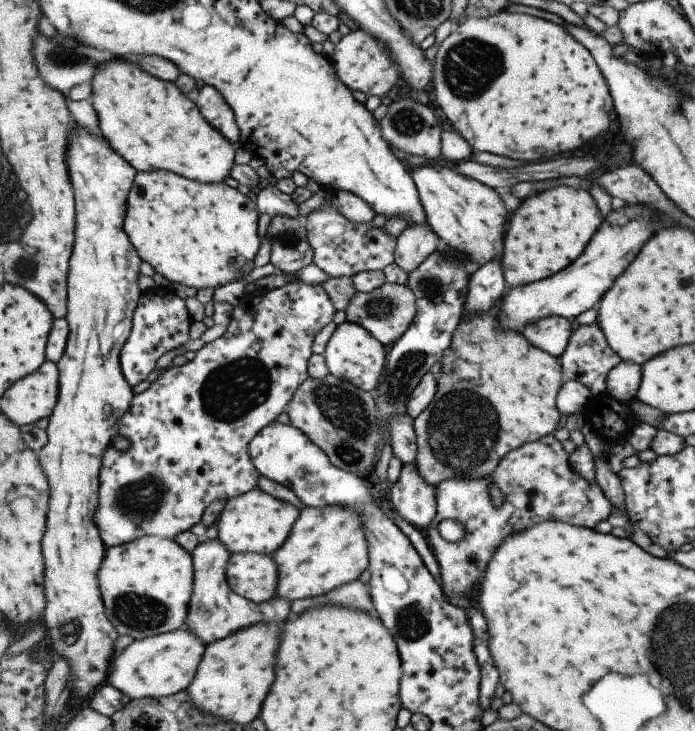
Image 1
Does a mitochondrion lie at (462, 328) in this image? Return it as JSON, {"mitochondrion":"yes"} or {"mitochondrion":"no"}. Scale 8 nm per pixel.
{"mitochondrion":"no"}

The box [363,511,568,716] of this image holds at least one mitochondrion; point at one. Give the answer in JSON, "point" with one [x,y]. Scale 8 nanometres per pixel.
{"point":[411,624]}

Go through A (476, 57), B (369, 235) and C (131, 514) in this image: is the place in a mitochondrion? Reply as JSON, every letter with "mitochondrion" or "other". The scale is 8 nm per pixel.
{"A":"mitochondrion","B":"other","C":"mitochondrion"}

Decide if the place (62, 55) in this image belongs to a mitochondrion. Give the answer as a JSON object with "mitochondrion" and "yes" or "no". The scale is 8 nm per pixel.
{"mitochondrion":"yes"}

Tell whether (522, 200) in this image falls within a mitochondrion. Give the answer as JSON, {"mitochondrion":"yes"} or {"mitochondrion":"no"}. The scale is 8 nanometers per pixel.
{"mitochondrion":"no"}

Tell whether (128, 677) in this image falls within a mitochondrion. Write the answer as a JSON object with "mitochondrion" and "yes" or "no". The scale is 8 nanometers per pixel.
{"mitochondrion":"no"}

